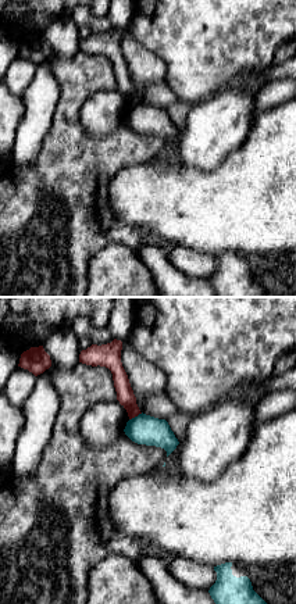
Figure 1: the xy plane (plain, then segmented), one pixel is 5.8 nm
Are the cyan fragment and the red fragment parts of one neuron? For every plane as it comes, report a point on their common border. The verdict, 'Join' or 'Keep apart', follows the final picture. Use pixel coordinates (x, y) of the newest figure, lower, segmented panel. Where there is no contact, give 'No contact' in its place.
Touches cyan at (135, 417)

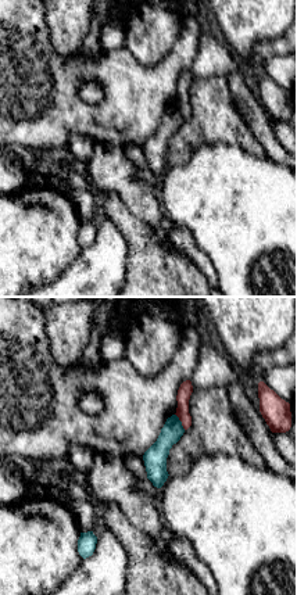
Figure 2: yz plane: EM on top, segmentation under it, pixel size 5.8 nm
Touches cyan at (181, 422)

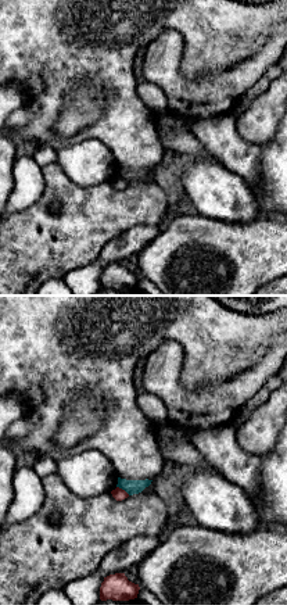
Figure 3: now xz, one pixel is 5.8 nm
Touches cyan at (124, 489)

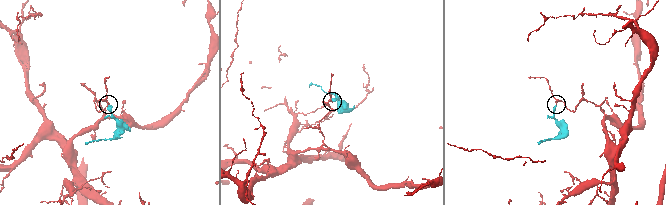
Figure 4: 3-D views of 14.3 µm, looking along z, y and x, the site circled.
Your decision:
Keep apart

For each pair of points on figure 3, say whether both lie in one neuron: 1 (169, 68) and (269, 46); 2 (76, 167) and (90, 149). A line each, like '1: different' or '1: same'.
1: same
2: same

